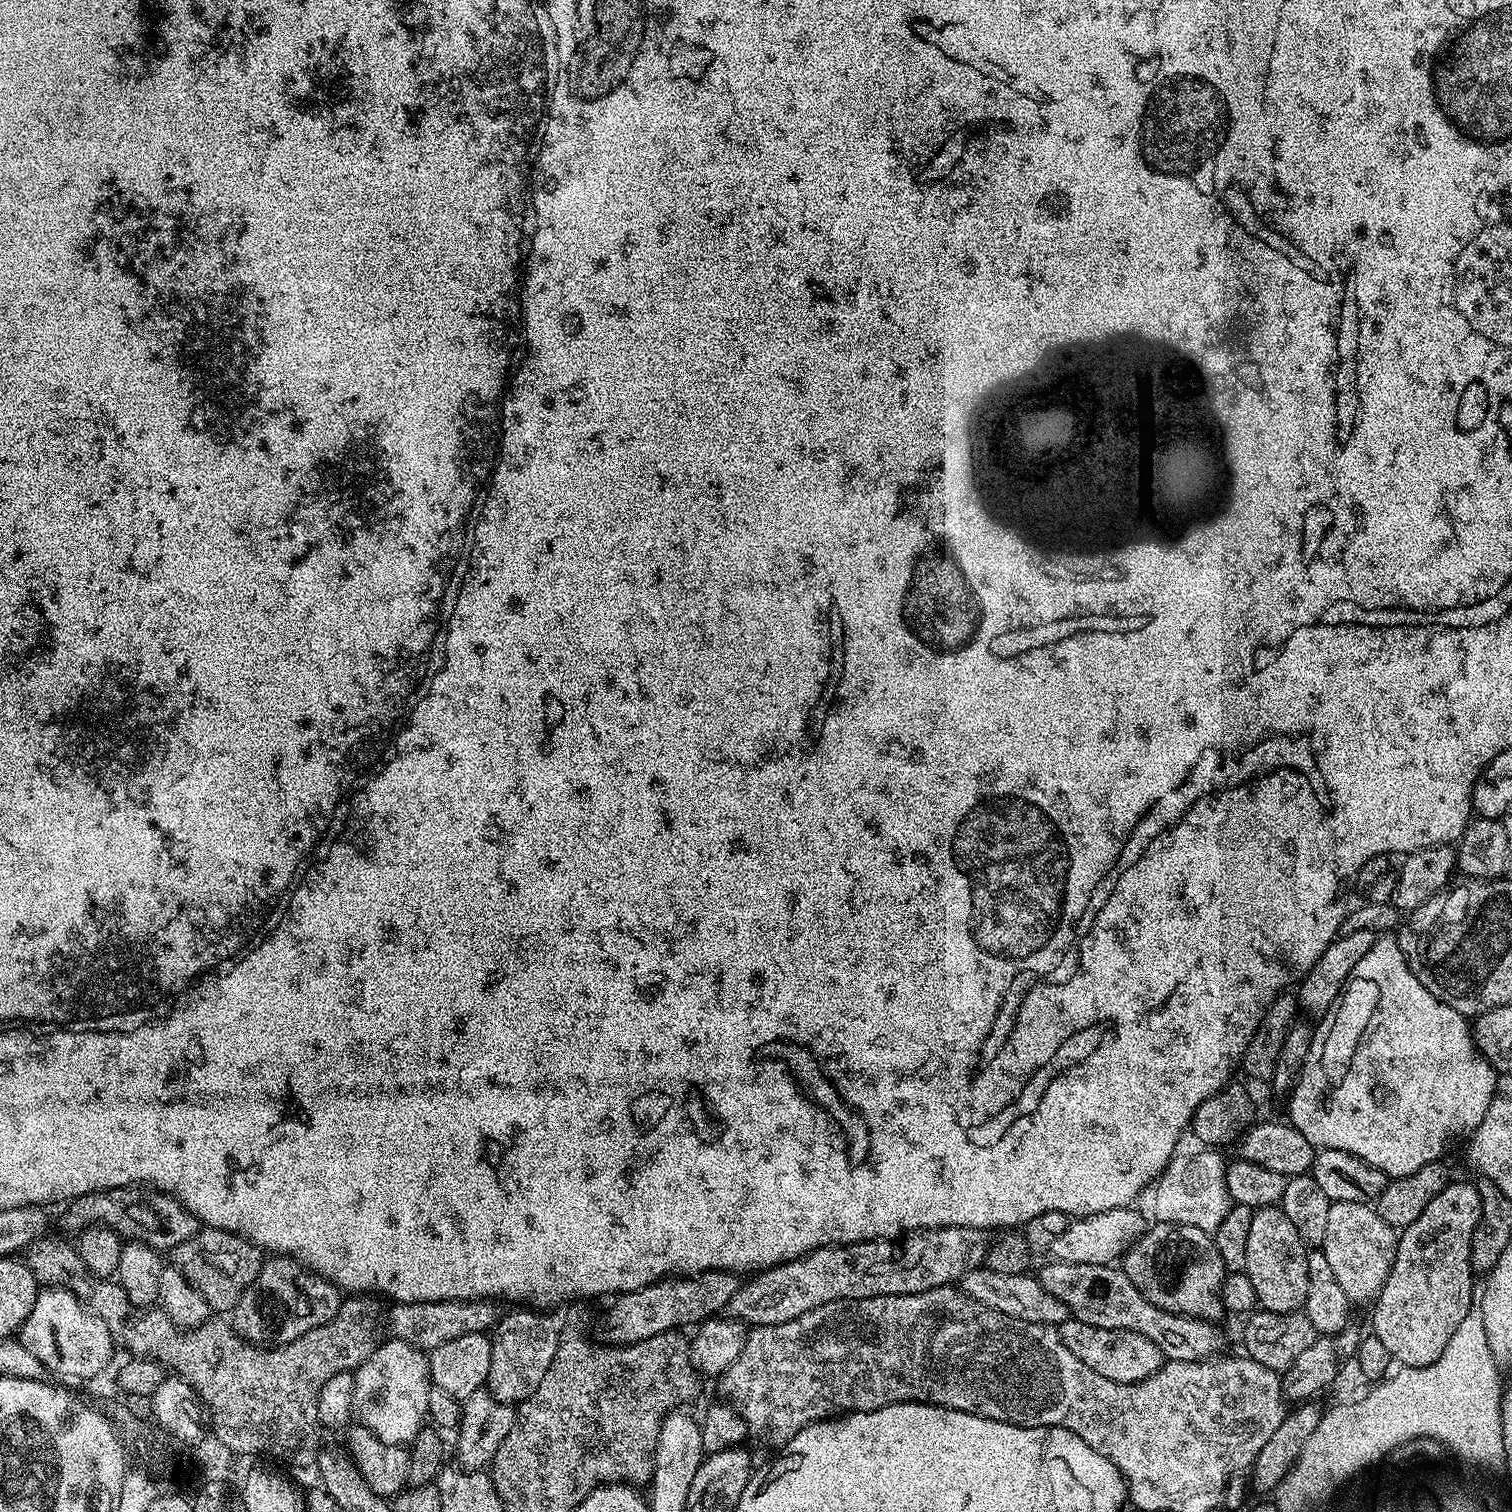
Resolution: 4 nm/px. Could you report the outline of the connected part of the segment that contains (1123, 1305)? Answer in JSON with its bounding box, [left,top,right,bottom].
[1038,1260,1224,1360]

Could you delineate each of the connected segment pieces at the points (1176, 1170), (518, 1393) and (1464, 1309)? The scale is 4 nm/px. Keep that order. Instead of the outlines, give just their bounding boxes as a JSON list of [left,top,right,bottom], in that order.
[[1152,1150,1233,1234],[487,1310,561,1405],[1370,1182,1482,1368]]

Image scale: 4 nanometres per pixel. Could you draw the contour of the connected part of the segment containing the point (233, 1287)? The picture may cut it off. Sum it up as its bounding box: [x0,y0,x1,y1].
[171,1226,265,1314]

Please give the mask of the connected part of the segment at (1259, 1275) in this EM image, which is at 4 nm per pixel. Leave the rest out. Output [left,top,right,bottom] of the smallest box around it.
[1244,1206,1309,1312]

